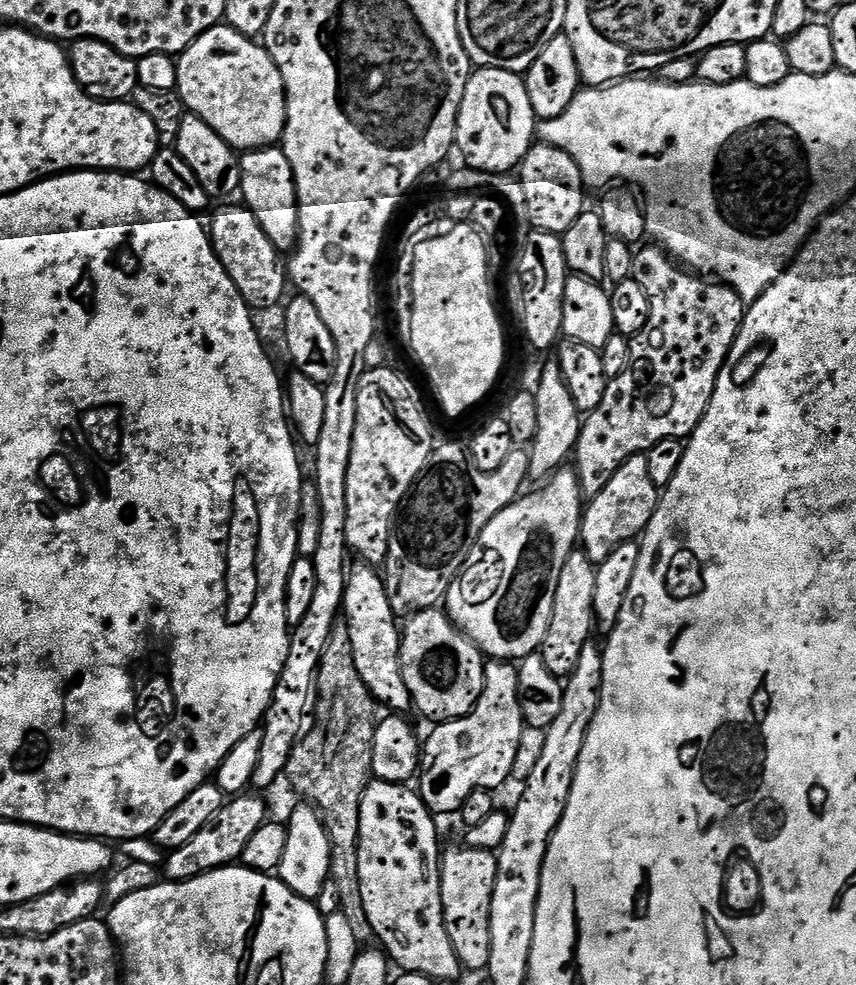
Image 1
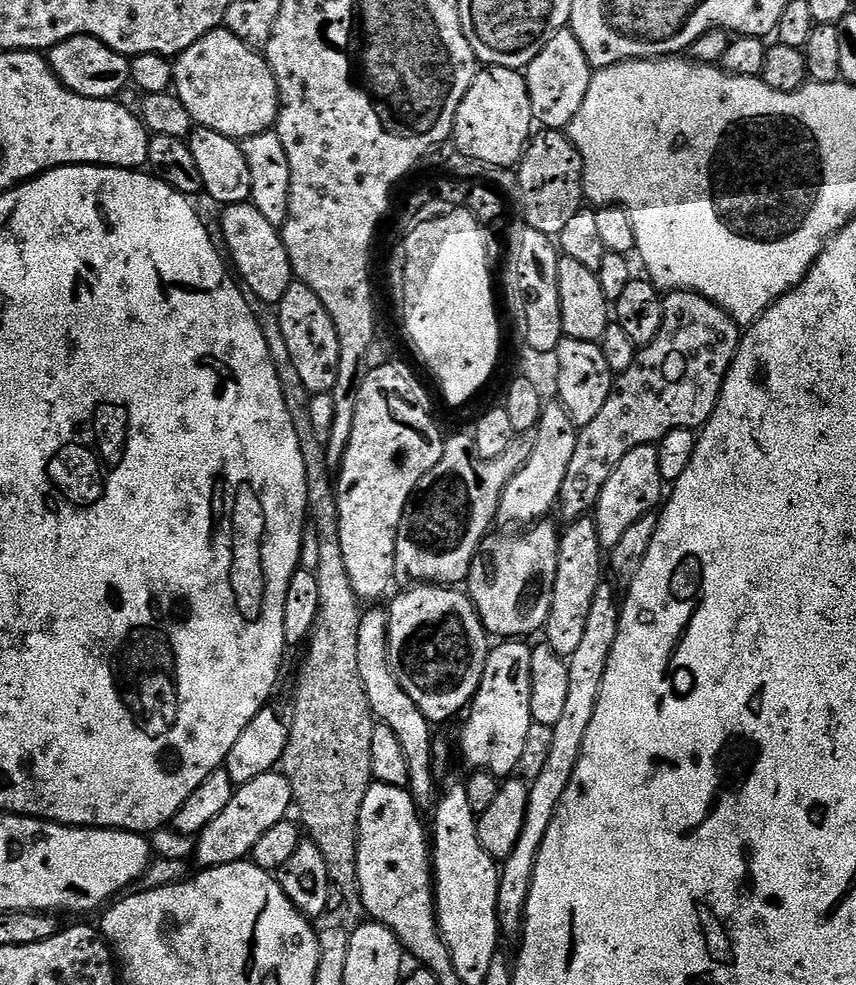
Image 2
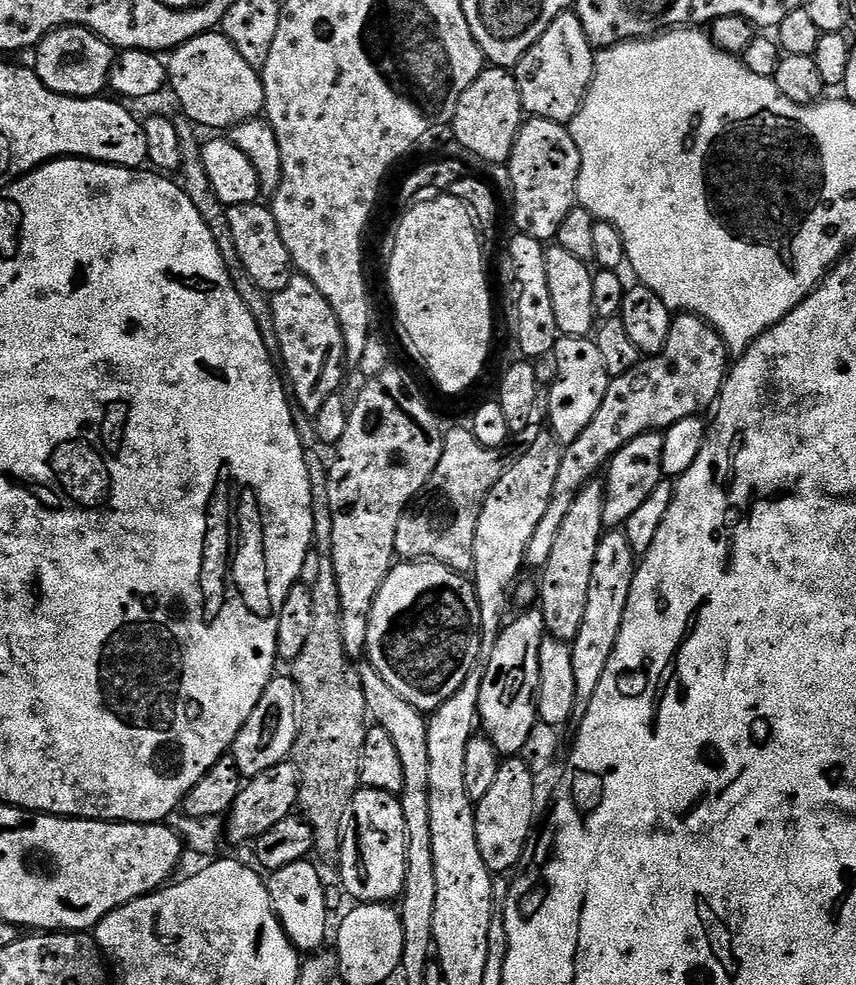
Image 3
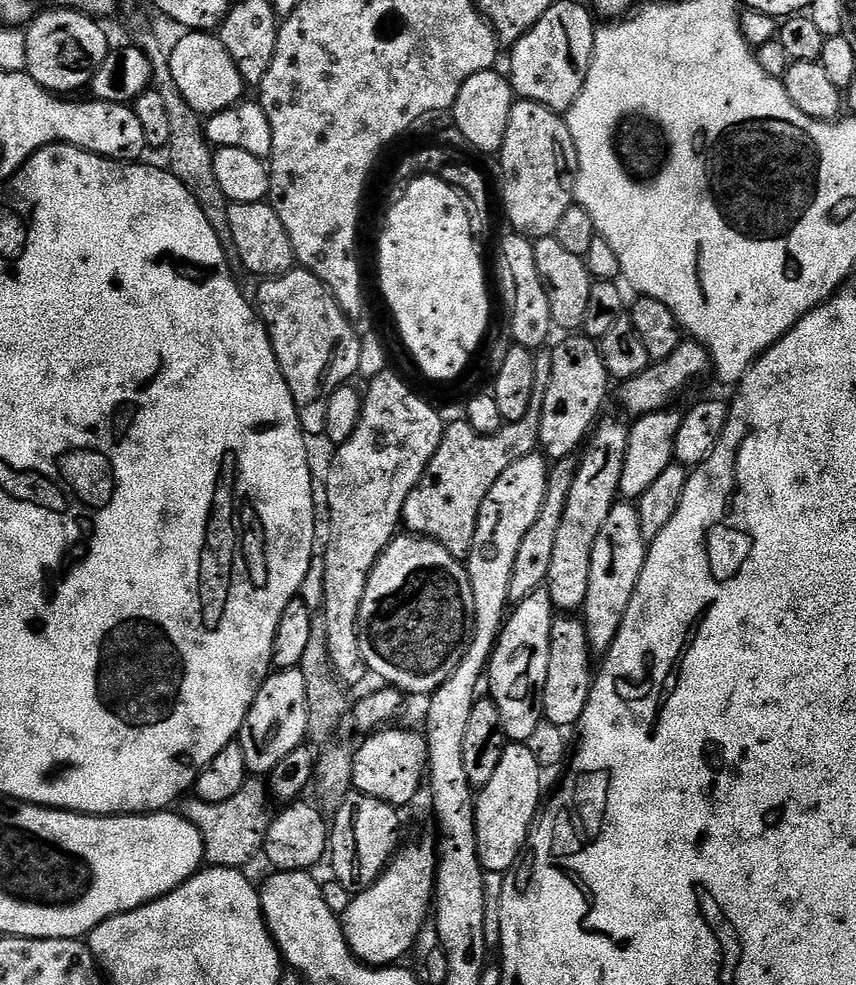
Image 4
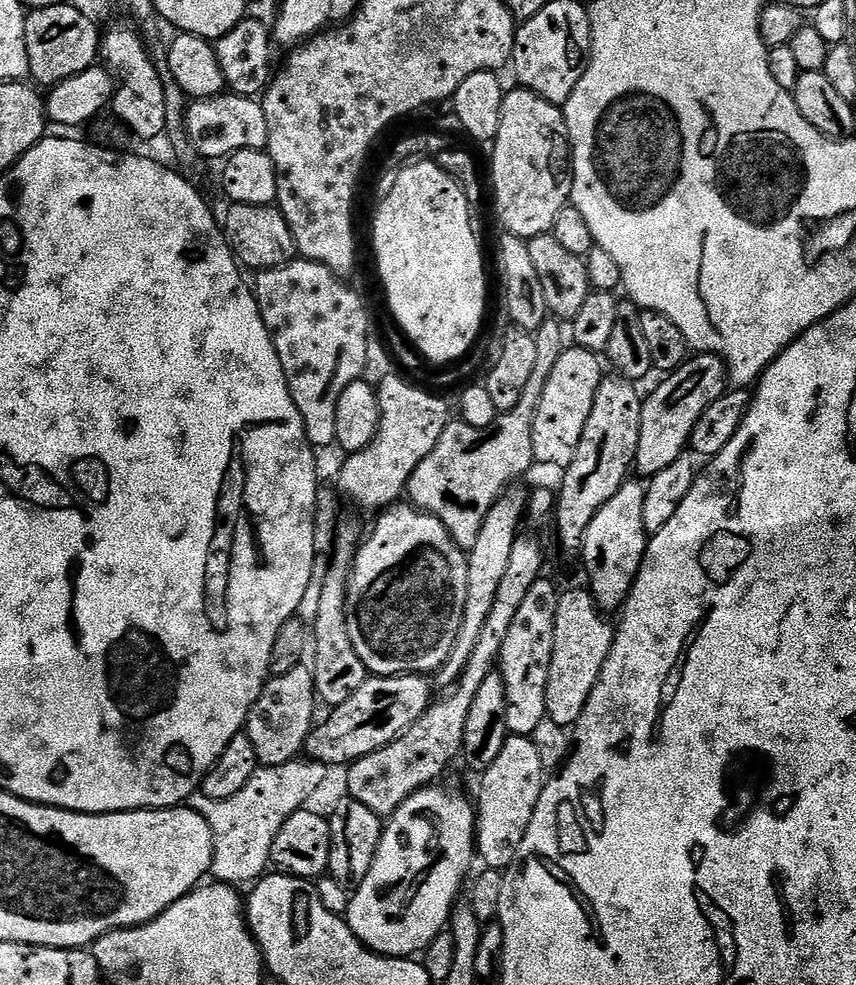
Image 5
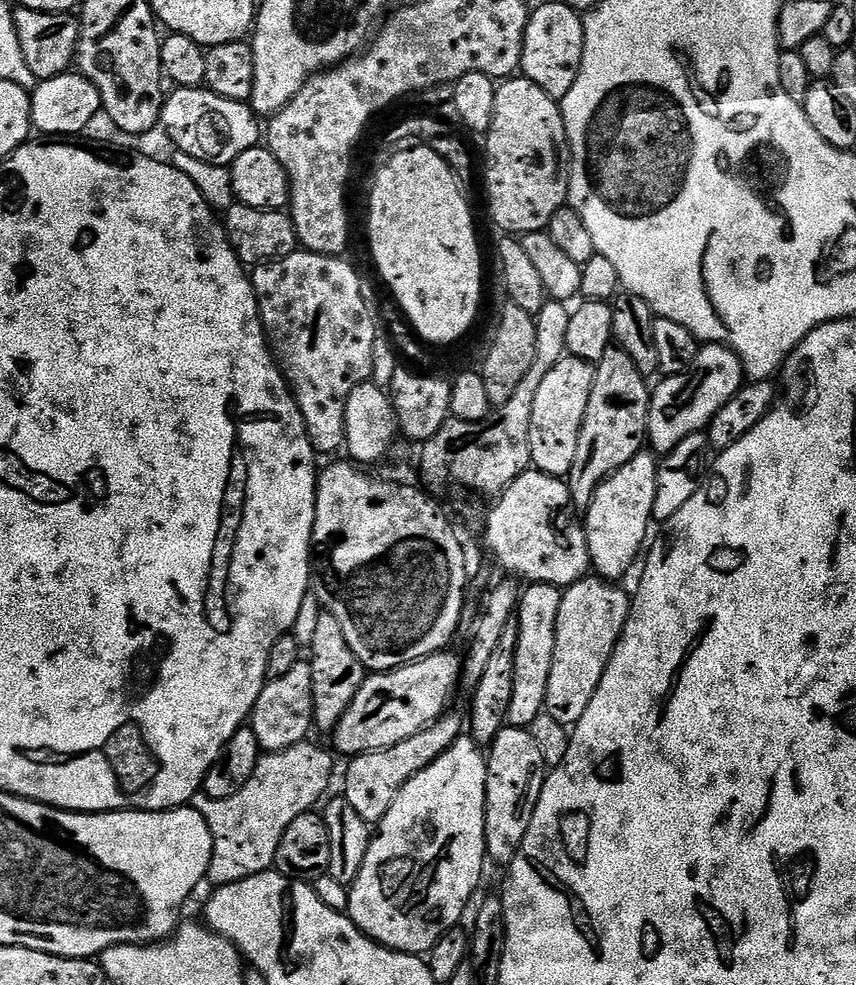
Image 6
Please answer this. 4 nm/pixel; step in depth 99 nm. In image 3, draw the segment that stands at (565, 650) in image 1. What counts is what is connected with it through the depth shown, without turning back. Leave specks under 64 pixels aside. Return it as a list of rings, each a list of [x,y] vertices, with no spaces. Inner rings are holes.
[[[590,480],[574,498],[574,506],[566,513],[558,529],[550,562],[539,573],[538,610],[544,619],[544,631],[559,640],[572,641],[582,626],[586,614],[586,597],[590,591],[590,573],[594,571],[594,557],[598,555],[598,542],[604,535],[604,480]]]

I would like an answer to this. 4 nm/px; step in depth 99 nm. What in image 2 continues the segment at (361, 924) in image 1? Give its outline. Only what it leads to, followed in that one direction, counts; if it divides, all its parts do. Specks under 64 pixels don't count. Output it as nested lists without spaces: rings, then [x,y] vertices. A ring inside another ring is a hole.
[[[283,346],[273,349],[272,361],[278,374],[278,382],[282,382],[282,398],[286,402],[290,422],[294,422],[294,434],[298,434],[298,450],[302,450],[302,466],[306,466],[306,498],[310,526],[316,531],[318,538],[318,566],[315,571],[319,591],[318,618],[311,636],[306,641],[308,653],[300,664],[300,685],[296,688],[296,713],[293,714],[292,720],[290,716],[286,750],[283,751],[280,770],[291,784],[293,805],[299,809],[299,821],[305,833],[310,834],[311,843],[316,844],[322,852],[331,885],[339,888],[344,897],[345,915],[348,914],[352,922],[358,922],[366,913],[357,882],[357,834],[362,801],[366,796],[366,790],[374,782],[371,769],[371,739],[374,738],[374,730],[378,723],[366,698],[366,686],[362,686],[362,674],[358,674],[358,626],[362,604],[354,594],[350,574],[346,574],[346,562],[342,562],[336,485],[330,471],[328,449],[325,444],[318,442],[314,435],[314,426],[310,423],[308,406],[310,394],[306,386],[302,386],[302,378],[298,375],[294,361]]]

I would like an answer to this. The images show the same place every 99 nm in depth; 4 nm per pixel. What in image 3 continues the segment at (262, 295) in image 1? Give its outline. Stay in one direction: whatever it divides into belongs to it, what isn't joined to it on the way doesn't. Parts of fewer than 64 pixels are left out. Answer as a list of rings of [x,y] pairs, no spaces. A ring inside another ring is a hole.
[[[267,203],[228,208],[226,236],[230,244],[232,240],[232,248],[251,283],[269,294],[290,286],[290,278],[294,274],[290,250],[286,250],[286,242],[282,242],[282,234],[278,234],[278,222],[274,222],[274,214]]]

